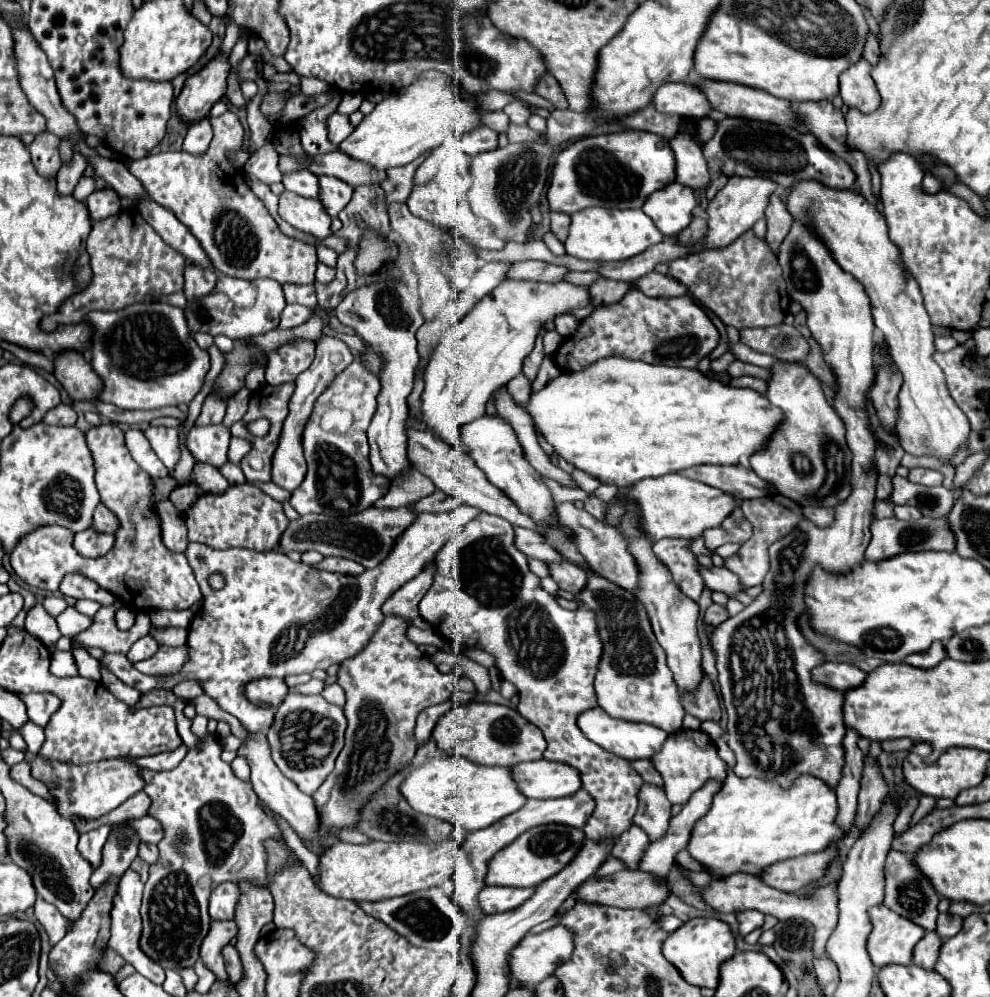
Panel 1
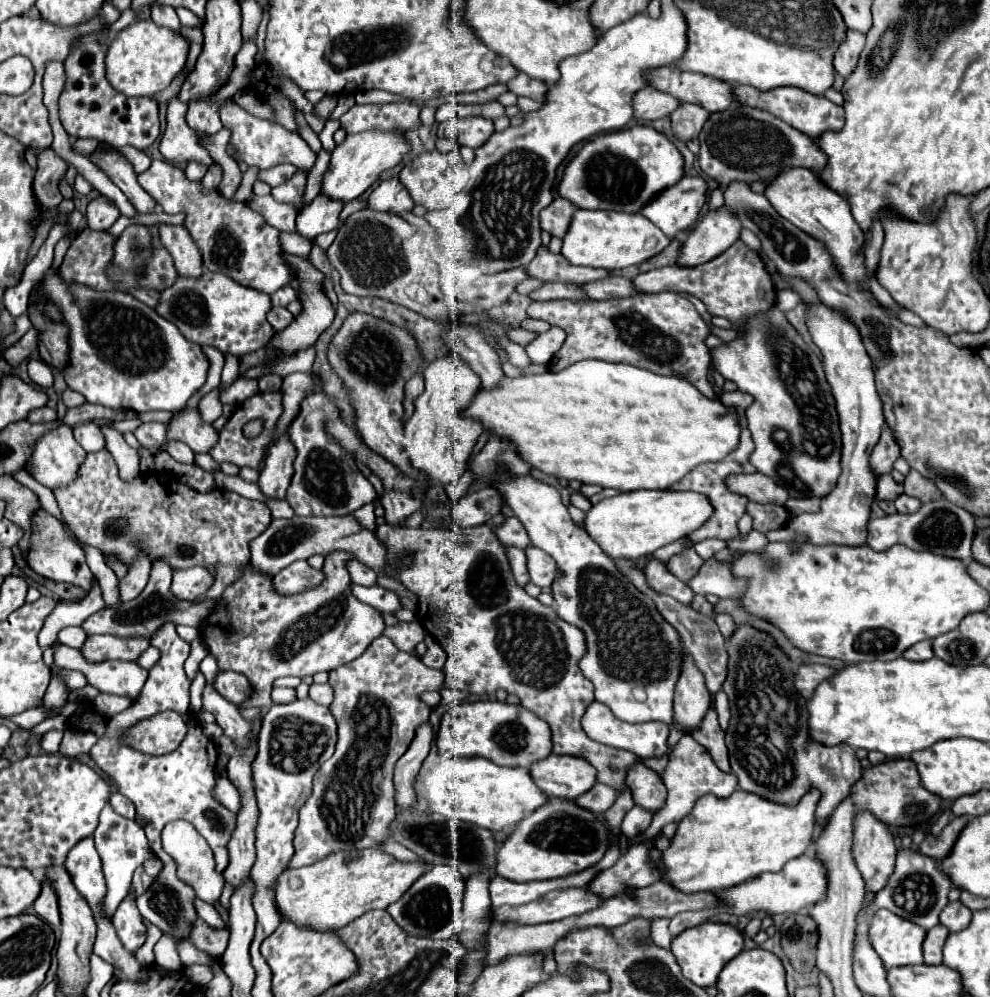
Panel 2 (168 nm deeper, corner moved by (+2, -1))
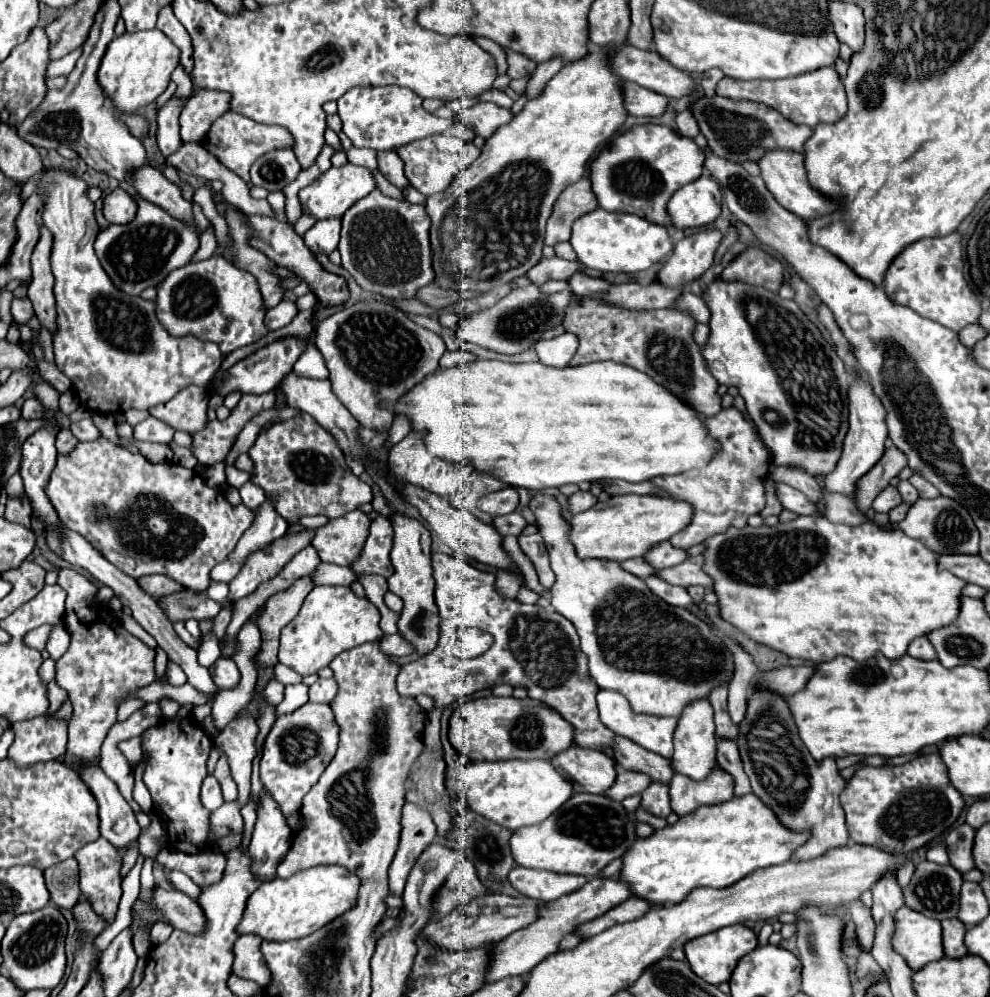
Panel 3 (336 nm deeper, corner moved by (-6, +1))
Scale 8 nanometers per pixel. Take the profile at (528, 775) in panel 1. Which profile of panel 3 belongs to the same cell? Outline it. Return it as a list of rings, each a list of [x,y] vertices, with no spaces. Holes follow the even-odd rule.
[[[571,745],[557,753],[557,757],[551,759],[551,765],[567,775],[575,785],[583,785],[585,793],[601,795],[615,781],[615,761],[603,751]]]

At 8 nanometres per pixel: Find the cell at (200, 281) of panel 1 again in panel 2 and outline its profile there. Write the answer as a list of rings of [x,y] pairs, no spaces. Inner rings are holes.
[[[159,223],[157,227],[159,227],[161,245],[171,253],[179,275],[185,275],[185,277],[201,275],[203,259],[201,259],[201,253],[197,249],[191,233],[183,225]]]

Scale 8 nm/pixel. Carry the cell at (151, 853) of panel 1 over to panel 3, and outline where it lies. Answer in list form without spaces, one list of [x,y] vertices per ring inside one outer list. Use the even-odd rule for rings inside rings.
[[[171,871],[169,873],[169,881],[173,885],[173,889],[181,891],[181,893],[187,893],[193,901],[197,901],[197,893],[201,893],[201,887],[197,887],[185,873],[181,871]]]

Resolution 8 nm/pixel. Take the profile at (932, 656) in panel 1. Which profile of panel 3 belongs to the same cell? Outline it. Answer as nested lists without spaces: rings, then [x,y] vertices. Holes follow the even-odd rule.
[[[917,637],[917,639],[909,645],[907,653],[909,653],[911,657],[917,657],[917,659],[927,659],[927,661],[937,659],[937,653],[935,653],[935,649],[933,649],[933,645],[931,645],[931,641],[929,641],[927,637]]]

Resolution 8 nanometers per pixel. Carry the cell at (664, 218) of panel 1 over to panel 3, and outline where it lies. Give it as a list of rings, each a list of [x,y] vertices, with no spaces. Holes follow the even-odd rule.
[[[701,175],[699,179],[677,189],[669,199],[667,213],[671,227],[693,229],[713,223],[721,213],[721,189],[715,179]]]

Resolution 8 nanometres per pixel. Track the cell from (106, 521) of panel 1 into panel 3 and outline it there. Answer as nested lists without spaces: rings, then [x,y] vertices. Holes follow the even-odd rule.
[[[99,437],[97,441],[91,441],[91,443],[79,443],[75,447],[75,451],[71,451],[69,455],[59,455],[57,457],[57,467],[51,475],[51,481],[47,485],[47,493],[49,493],[49,499],[53,503],[53,507],[59,511],[59,517],[63,519],[65,525],[69,525],[69,529],[73,529],[75,533],[81,533],[107,561],[111,561],[113,565],[117,565],[123,573],[139,579],[139,577],[145,577],[145,575],[151,575],[151,573],[161,573],[161,575],[167,575],[171,577],[173,581],[177,581],[179,585],[191,589],[191,591],[205,591],[207,589],[207,579],[209,579],[209,571],[203,569],[203,563],[207,563],[209,567],[211,565],[217,565],[221,561],[225,561],[225,557],[229,557],[229,549],[235,549],[237,547],[237,541],[241,539],[241,533],[245,533],[245,529],[249,529],[249,525],[253,523],[253,511],[249,507],[245,507],[243,503],[239,505],[231,505],[227,495],[221,491],[221,489],[213,489],[213,487],[207,487],[207,483],[201,479],[201,475],[193,469],[185,469],[177,463],[149,463],[143,455],[133,455],[117,445],[113,445],[111,441],[107,441],[105,437]]]

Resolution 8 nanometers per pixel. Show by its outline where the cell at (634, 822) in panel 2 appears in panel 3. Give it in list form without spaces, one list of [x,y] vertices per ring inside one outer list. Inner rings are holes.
[[[651,783],[641,793],[641,807],[645,811],[649,811],[651,815],[665,819],[671,813],[671,807],[669,807],[669,785]]]

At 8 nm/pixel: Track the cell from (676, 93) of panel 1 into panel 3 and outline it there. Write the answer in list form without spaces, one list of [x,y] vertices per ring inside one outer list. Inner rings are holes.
[[[625,81],[625,109],[635,117],[661,117],[667,111],[667,97],[637,83]]]

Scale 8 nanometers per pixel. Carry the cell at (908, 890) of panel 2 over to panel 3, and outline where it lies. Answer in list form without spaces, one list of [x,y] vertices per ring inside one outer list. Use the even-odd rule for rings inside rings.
[[[921,861],[915,867],[915,873],[909,881],[907,887],[903,887],[903,899],[905,899],[905,907],[923,913],[925,917],[931,919],[949,919],[957,915],[959,909],[959,889],[961,889],[961,873],[957,873],[957,869],[953,869],[953,865],[939,865],[939,863],[931,863],[931,861]]]

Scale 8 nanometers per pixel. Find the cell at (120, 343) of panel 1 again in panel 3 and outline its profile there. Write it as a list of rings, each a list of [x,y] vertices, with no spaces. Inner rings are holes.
[[[49,169],[39,189],[45,193],[45,213],[43,223],[53,233],[53,255],[51,269],[55,277],[55,299],[59,299],[59,317],[57,317],[57,335],[53,337],[55,365],[65,373],[71,383],[79,403],[95,413],[121,413],[131,409],[151,409],[159,403],[165,403],[175,397],[181,389],[197,385],[209,389],[223,361],[217,343],[199,341],[193,335],[173,337],[157,321],[153,301],[143,297],[131,297],[121,293],[103,271],[95,251],[93,241],[99,233],[99,227],[93,217],[93,203],[85,195],[85,181],[63,171]]]

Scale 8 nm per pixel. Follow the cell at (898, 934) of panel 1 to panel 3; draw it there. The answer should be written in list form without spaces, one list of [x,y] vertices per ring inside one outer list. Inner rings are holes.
[[[901,907],[895,913],[895,933],[891,941],[907,965],[917,971],[931,961],[943,959],[941,923],[937,919],[921,917],[921,913]]]

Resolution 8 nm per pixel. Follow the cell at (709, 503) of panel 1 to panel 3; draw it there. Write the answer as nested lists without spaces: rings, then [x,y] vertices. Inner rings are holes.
[[[615,495],[573,517],[571,541],[581,559],[597,557],[623,563],[633,557],[643,557],[655,545],[669,541],[675,533],[685,529],[691,519],[693,505],[689,505],[689,501],[655,495]]]

